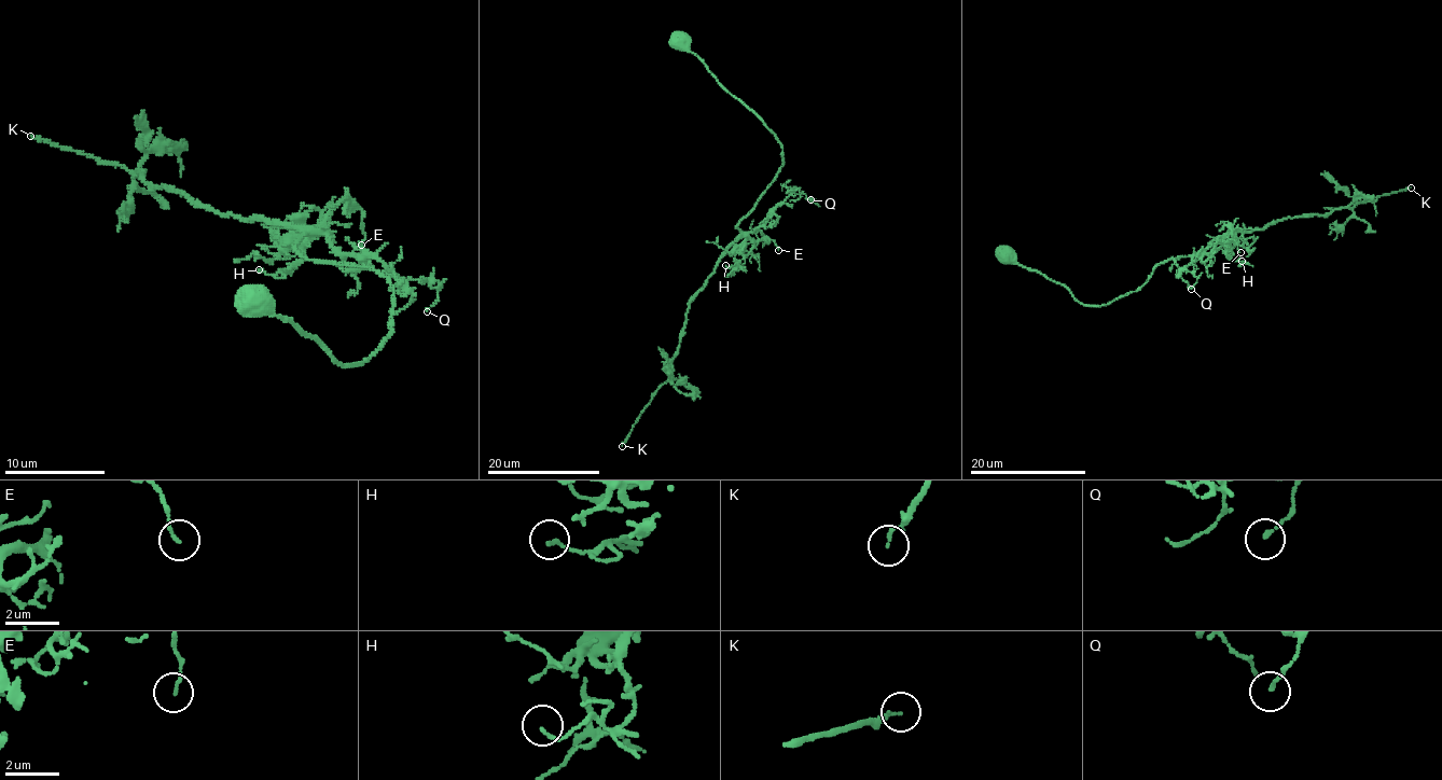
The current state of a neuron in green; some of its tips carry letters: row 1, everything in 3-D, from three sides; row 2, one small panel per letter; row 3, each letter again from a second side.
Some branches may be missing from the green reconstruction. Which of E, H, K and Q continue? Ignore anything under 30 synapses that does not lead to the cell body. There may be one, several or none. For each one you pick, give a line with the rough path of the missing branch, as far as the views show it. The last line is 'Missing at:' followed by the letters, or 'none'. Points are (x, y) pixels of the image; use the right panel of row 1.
Missing at: K

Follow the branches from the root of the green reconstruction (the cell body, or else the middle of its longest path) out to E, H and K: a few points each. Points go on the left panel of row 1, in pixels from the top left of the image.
E: (261, 301), (338, 363), (369, 361), (392, 329), (389, 282), (295, 246), (351, 202), (361, 245)
H: (261, 301), (343, 365), (392, 329), (389, 282), (305, 259), (308, 234), (294, 268), (259, 269)
K: (261, 301), (343, 365), (392, 329), (375, 270), (305, 259), (295, 228), (30, 136)

